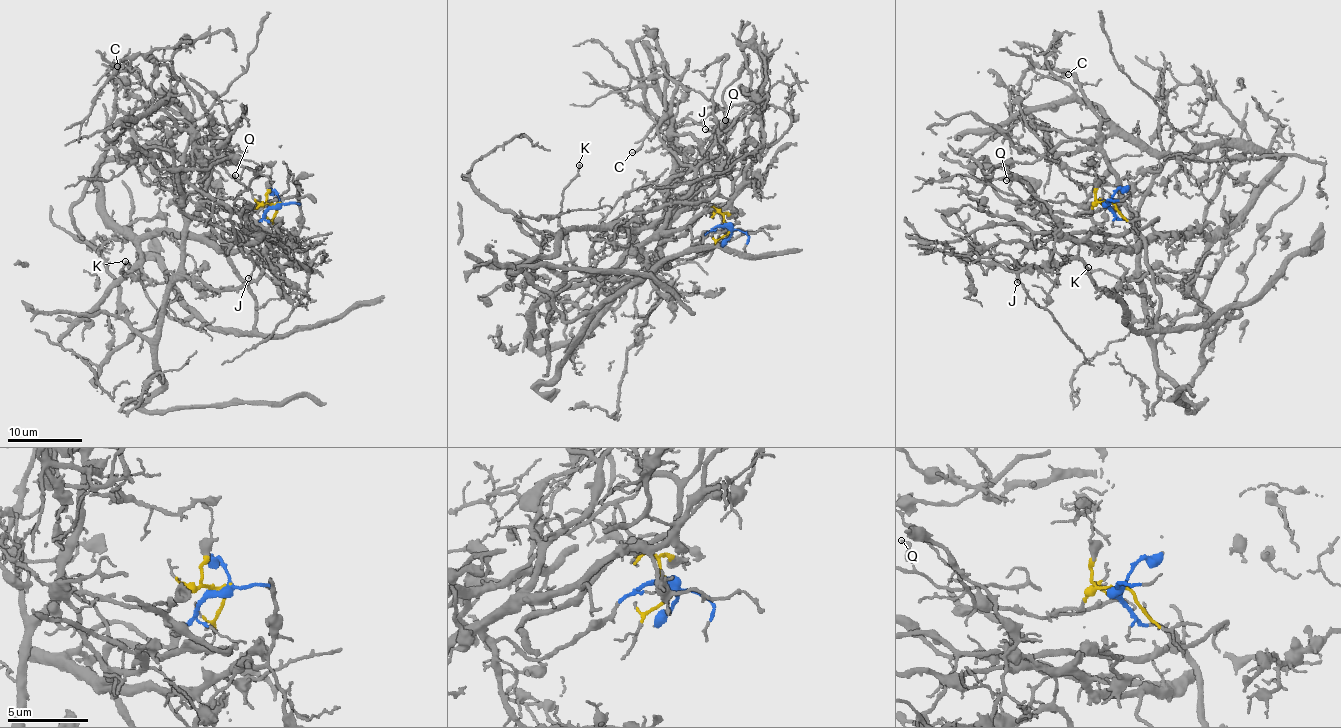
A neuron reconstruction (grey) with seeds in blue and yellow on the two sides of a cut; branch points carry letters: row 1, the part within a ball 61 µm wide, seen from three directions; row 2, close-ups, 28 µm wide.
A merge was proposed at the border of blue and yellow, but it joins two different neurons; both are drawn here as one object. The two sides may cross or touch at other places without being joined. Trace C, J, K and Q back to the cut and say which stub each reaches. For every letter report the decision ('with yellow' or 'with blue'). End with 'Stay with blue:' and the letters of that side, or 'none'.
C: with yellow
J: with yellow
K: with blue
Q: with blue
Stay with blue: K, Q

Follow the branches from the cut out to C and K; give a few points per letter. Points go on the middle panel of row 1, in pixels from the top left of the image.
C: (729, 228), (703, 190), (674, 202), (657, 219), (698, 208), (665, 124), (656, 124), (632, 152)
K: (729, 228), (714, 227), (673, 259), (626, 252), (593, 281), (568, 286), (560, 208), (578, 165)

